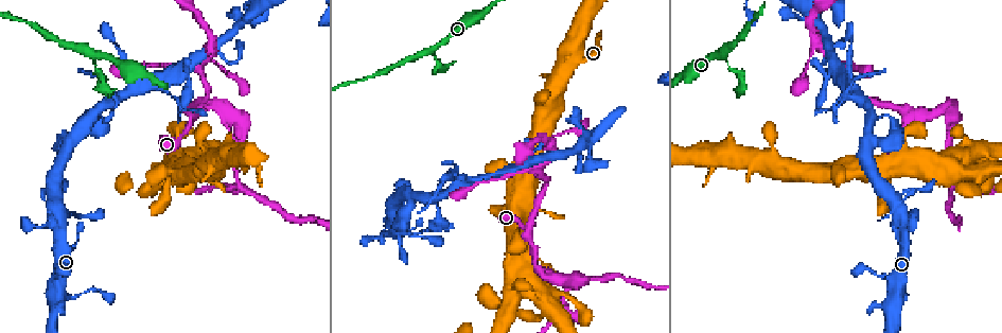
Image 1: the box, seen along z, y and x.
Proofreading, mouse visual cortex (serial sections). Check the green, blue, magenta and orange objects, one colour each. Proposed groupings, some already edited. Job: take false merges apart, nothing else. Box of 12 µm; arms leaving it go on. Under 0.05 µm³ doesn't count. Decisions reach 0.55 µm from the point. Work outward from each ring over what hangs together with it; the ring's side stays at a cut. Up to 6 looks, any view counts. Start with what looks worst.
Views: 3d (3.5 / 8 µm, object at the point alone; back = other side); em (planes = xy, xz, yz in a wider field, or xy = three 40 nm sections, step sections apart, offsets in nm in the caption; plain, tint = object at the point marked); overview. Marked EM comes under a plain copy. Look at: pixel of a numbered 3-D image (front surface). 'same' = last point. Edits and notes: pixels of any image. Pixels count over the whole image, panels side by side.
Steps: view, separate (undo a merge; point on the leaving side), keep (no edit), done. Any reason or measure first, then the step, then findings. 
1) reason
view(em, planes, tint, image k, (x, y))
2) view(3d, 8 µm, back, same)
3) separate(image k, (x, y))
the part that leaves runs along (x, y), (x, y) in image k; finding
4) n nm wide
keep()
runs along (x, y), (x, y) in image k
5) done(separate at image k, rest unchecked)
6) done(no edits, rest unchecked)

sharp bend
view(3d, 3.5 µm, image 1, (439, 69))

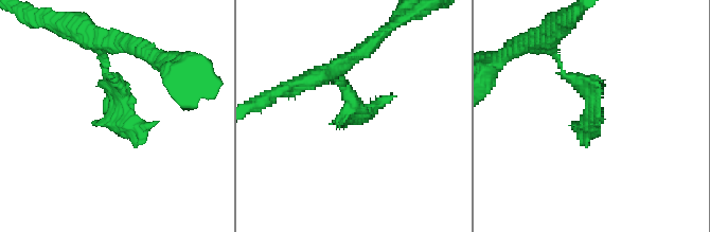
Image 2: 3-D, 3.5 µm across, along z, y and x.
shape alone is not enough
view(em, xy, step 3, tint, image 2, (592, 102))

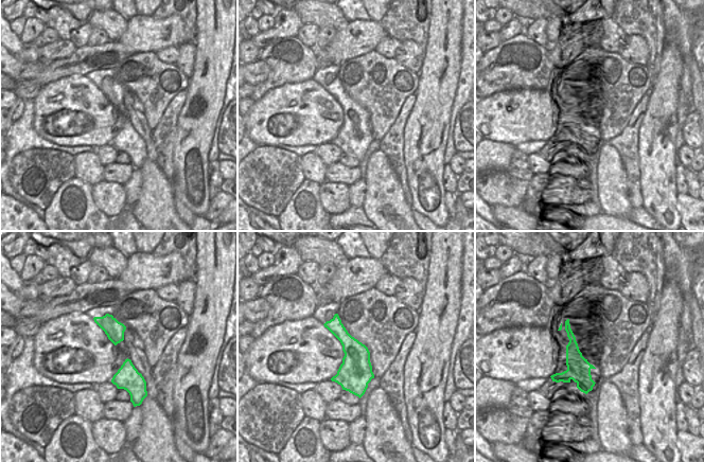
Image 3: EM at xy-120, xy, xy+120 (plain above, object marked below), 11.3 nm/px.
360 nm wide
keep()
runs along (566, 324), (585, 390) in image 3; one cell here

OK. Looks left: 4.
thick turns thin
view(3d, 3.5 µm, image 1, (954, 124))

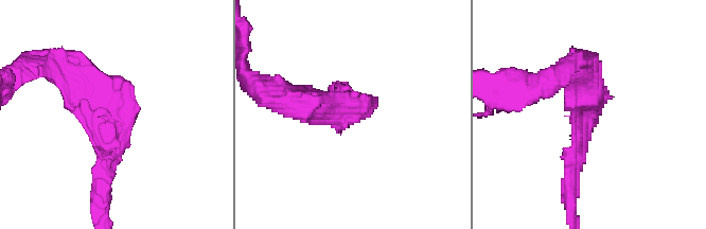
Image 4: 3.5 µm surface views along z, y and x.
keep()
runs along (63, 69), (122, 115), (102, 179) in image 4; all the same cell

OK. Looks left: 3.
three-way junction
view(3d, 3.5 µm, image 1, (240, 181))

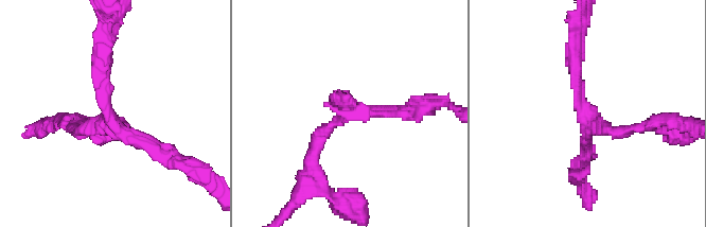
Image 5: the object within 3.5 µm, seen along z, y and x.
now the EM
view(em, xy, step 5, tint, image 5, (111, 114))

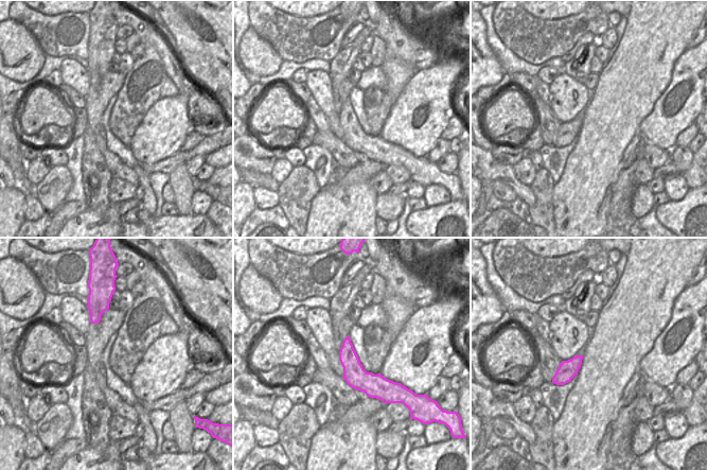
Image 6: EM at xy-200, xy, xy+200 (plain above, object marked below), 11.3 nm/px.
arms of 200, 200, 250 nm
keep()
runs along (103, 44), (112, 125), (165, 154) in image 5; all the same cell

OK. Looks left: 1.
done(no edits, rest unchecked)

